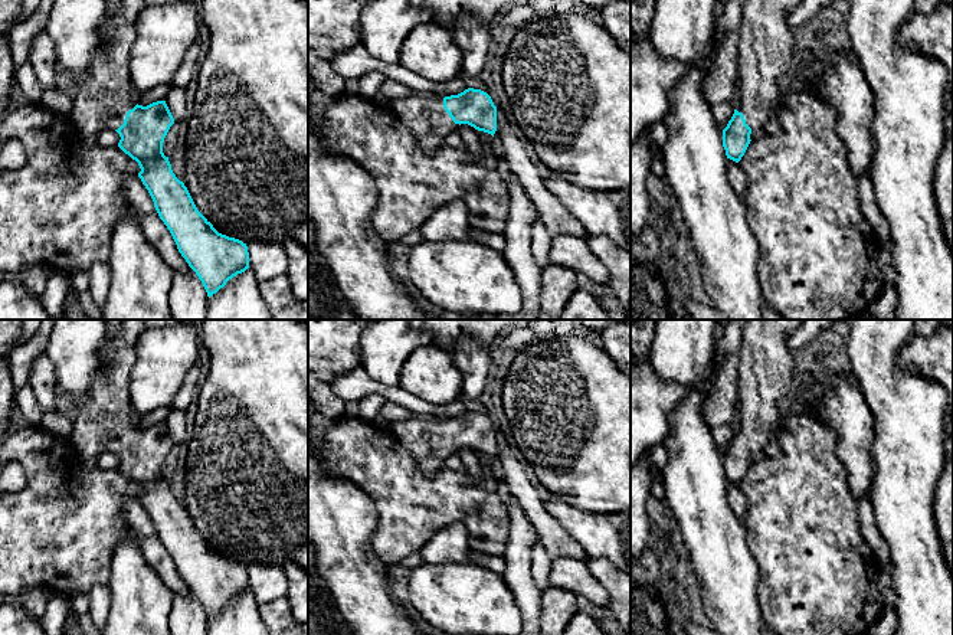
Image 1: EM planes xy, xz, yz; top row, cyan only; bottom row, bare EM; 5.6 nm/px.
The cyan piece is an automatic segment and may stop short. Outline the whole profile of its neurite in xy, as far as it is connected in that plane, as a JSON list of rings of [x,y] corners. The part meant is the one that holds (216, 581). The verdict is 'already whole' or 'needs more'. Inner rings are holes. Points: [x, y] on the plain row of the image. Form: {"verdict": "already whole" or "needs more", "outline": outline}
{"verdict": "needs more", "outline": [[[122,320],[115,334],[107,334],[99,347],[99,369],[88,393],[78,403],[69,442],[82,461],[96,458],[104,452],[115,452],[119,456],[118,469],[138,485],[141,491],[138,500],[148,513],[160,541],[210,621],[229,602],[249,590],[249,575],[246,566],[222,557],[213,550],[197,533],[184,505],[173,495],[168,479],[163,475],[164,461],[174,446],[166,423],[157,423],[147,429],[137,426],[137,416],[130,399],[130,374],[137,360],[135,343],[144,330],[144,320]]]}

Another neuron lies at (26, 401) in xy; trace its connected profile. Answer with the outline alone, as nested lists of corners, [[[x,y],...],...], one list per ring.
[[[24,383],[16,392],[16,407],[20,409],[22,415],[24,416],[29,425],[32,426],[42,425],[42,418],[45,412],[40,407],[30,383]]]

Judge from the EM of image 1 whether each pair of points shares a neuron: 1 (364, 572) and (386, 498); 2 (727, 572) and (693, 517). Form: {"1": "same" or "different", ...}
{"1": "different", "2": "same"}

